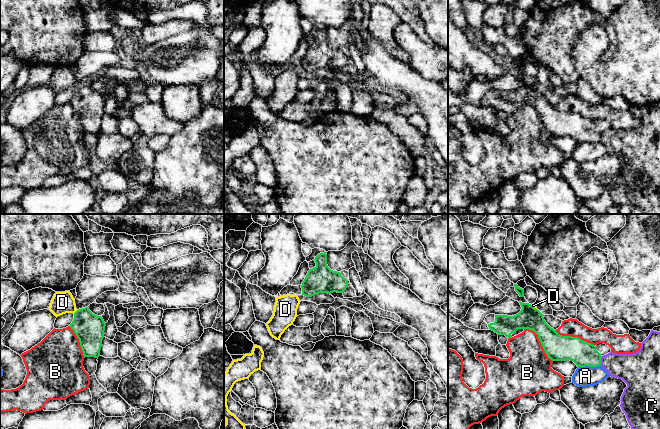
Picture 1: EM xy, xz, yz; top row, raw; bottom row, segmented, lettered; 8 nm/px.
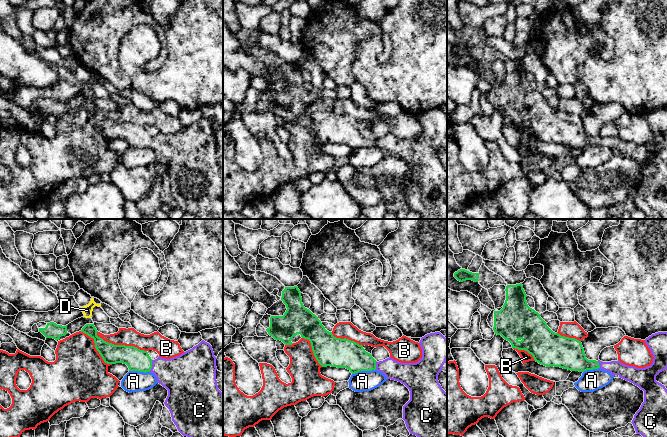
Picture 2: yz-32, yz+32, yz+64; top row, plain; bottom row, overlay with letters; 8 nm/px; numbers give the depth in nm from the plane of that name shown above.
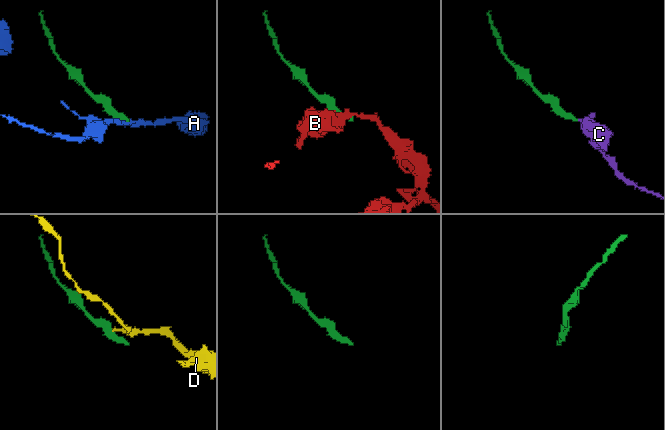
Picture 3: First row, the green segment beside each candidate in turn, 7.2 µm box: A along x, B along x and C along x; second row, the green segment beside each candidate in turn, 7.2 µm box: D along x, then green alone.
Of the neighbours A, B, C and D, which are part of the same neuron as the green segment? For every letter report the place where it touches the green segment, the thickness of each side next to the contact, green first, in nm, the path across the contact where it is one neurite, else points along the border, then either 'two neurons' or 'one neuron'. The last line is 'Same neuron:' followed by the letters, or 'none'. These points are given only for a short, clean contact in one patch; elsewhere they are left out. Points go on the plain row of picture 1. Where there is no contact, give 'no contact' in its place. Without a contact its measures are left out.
A: yz (588, 141) | 200/160 nm | along yz (599, 141), (578, 143) | two neurons
B: yz (540, 117) | 200/360 nm | two neurons
C: yz (600, 137) | 200/220 nm | across yz (582, 129), (600, 137), (608, 137), (630, 144) | one neuron
D: xy (75, 88) | 240/180 nm | along xy (77, 86), (74, 89) | two neurons
Same neuron: C

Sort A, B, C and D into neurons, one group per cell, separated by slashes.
A / B / C / D

